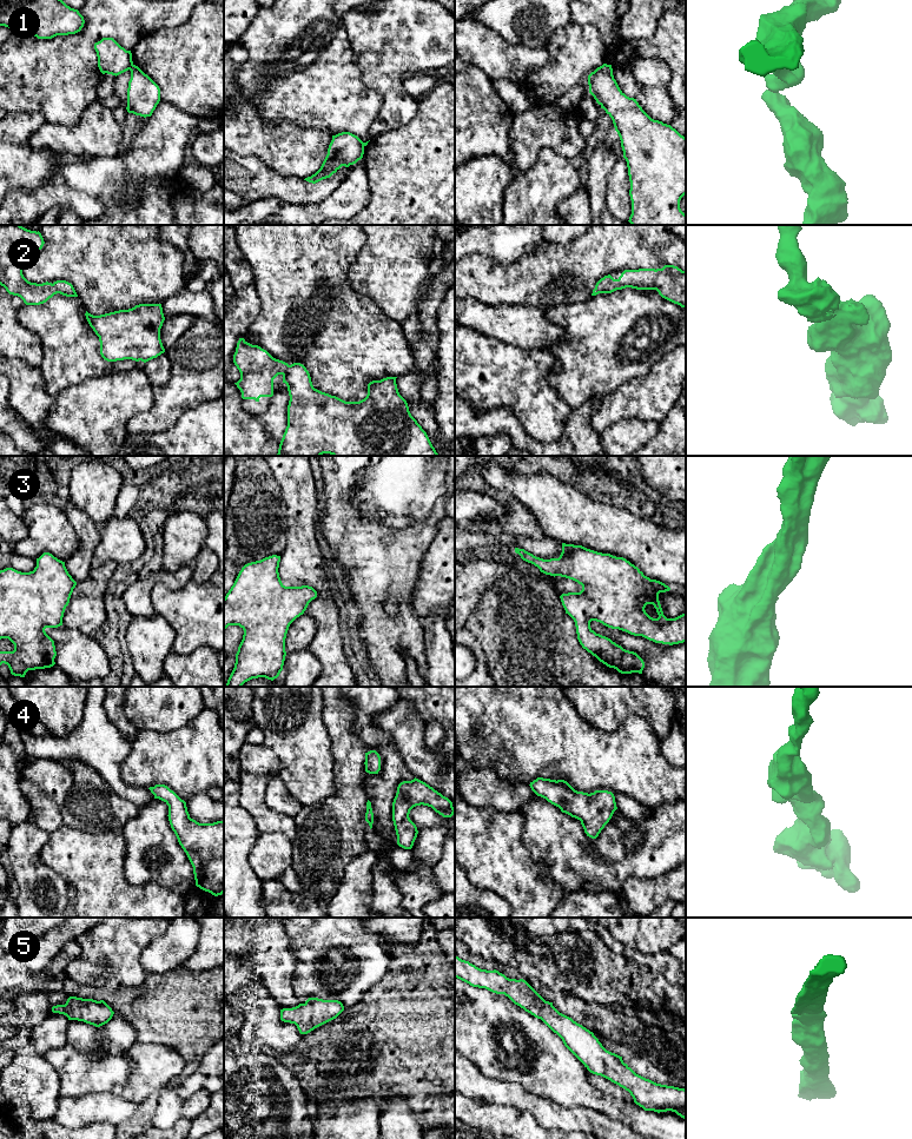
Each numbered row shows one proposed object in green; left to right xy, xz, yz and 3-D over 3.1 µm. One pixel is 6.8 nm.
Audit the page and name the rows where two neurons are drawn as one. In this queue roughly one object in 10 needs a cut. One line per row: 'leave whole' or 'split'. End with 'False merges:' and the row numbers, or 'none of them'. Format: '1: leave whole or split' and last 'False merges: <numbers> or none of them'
1: split
2: leave whole
3: leave whole
4: leave whole
5: leave whole
False merges: 1

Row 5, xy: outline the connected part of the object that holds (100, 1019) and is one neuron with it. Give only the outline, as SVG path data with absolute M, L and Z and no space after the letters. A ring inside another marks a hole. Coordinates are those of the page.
M70 996L65 1005L53 1006L52 1012L64 1014L68 1020L84 1021L95 1027L107 1024L114 1014L104 1000L97 1001L77 996Z

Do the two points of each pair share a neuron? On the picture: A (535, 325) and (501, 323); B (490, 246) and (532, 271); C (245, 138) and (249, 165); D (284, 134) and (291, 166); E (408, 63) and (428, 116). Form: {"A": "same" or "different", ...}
{"A": "same", "B": "different", "C": "different", "D": "same", "E": "different"}

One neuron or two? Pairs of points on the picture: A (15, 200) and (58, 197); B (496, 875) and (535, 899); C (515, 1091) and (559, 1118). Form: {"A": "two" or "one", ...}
{"A": "one", "B": "one", "C": "one"}

